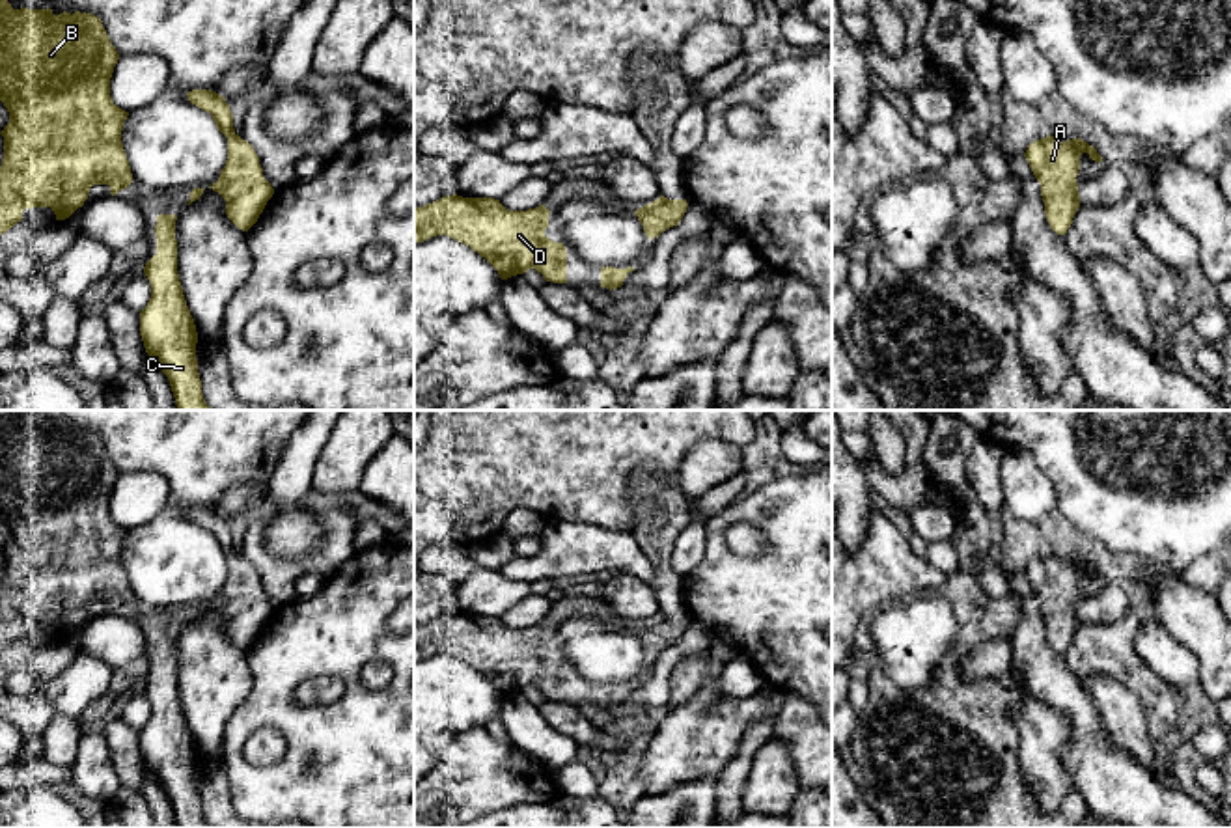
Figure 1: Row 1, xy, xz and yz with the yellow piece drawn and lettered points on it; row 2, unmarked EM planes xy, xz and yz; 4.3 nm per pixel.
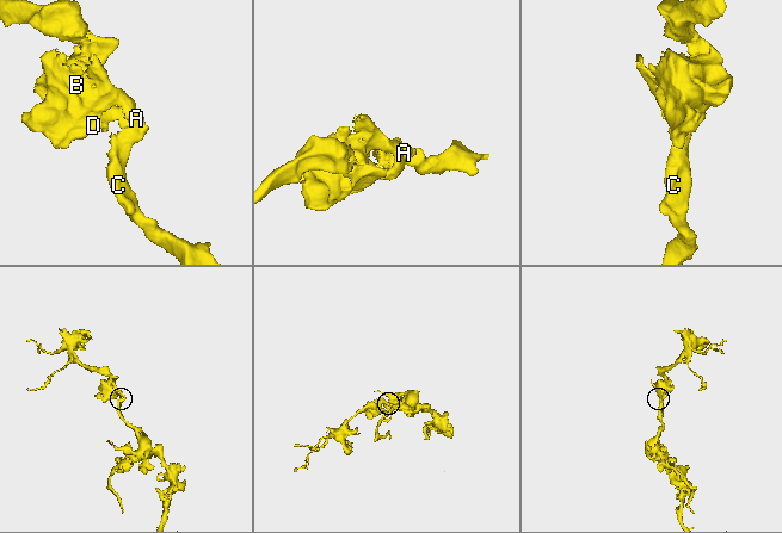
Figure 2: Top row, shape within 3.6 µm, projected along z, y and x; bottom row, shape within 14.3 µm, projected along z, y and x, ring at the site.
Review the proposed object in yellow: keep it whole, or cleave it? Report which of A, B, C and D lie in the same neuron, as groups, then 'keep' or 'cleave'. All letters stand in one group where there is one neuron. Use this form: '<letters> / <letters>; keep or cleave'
A B C D; keep

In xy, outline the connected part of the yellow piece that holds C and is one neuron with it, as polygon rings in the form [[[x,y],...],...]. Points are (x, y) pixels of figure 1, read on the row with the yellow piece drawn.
[[[175,214],[157,216],[157,254],[144,267],[151,298],[140,311],[140,336],[168,377],[177,410],[213,410],[201,393],[198,332],[177,274],[175,220]]]

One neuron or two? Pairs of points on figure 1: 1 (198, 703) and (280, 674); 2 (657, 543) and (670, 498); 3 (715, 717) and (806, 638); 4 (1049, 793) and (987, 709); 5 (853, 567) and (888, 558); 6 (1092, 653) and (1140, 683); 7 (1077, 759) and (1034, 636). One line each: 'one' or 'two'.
1: two
2: one
3: two
4: two
5: one
6: one
7: one

